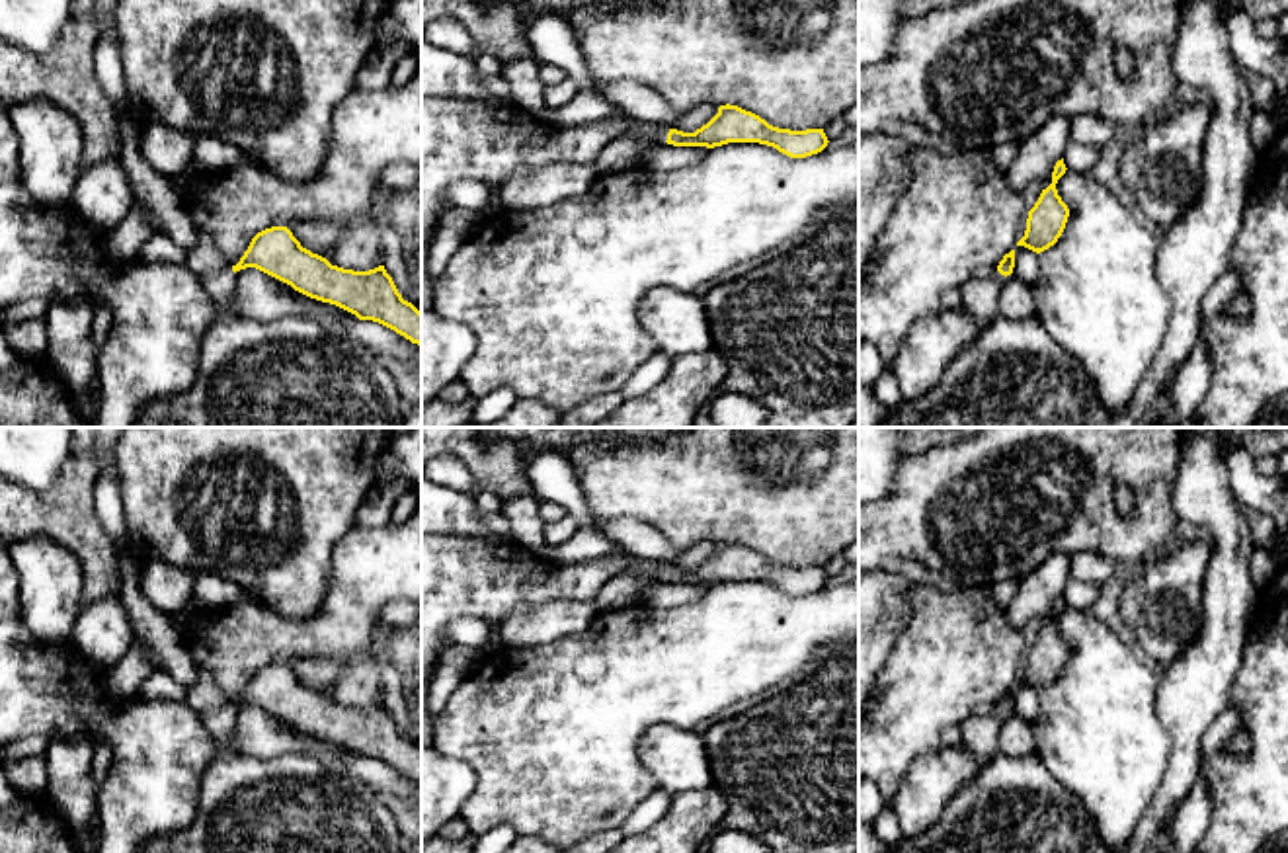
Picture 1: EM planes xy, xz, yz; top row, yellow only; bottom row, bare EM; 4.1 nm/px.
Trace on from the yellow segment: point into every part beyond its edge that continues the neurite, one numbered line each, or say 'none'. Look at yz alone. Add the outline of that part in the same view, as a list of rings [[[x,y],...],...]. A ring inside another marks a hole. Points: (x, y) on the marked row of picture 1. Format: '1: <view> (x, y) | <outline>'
1: yz (980, 297) | [[[993,271],[984,279],[968,279],[960,287],[962,306],[984,324],[989,324],[997,316],[997,303],[1005,275]]]

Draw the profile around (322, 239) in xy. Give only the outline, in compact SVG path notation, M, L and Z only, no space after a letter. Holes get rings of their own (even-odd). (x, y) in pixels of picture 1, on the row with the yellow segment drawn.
M297 221L287 226L302 248L330 258L332 252L342 244L349 224L345 223L316 223L316 221Z

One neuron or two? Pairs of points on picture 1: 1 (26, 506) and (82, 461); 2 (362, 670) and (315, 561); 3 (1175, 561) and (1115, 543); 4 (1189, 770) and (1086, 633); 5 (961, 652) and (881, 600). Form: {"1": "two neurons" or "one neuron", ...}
{"1": "one neuron", "2": "two neurons", "3": "two neurons", "4": "two neurons", "5": "two neurons"}

